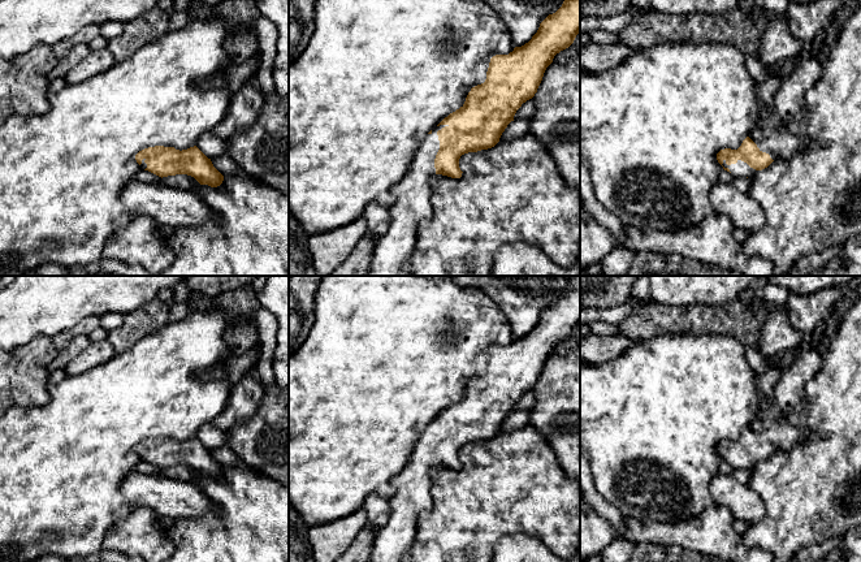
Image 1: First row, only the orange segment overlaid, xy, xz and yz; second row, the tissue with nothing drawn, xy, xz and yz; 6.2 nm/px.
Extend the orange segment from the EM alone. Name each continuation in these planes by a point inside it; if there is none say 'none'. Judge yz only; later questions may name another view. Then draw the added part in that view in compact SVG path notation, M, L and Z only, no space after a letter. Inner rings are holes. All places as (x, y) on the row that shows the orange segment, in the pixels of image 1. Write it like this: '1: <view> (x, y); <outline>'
1: yz (740, 169); M723 160L722 164L724 168L728 168L734 178L740 178L740 177L748 177L753 178L754 174L758 172L753 168L750 168L747 163L737 160L736 164L727 165L726 160Z

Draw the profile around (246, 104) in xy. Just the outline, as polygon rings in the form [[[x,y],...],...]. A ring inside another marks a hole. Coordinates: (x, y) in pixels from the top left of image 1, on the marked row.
[[[256,82],[238,88],[230,100],[225,117],[211,130],[222,140],[228,140],[239,130],[252,126],[264,105],[264,95]]]

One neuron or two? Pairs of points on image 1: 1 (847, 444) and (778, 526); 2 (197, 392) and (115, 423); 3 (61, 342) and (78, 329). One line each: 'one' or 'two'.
1: one
2: one
3: one

